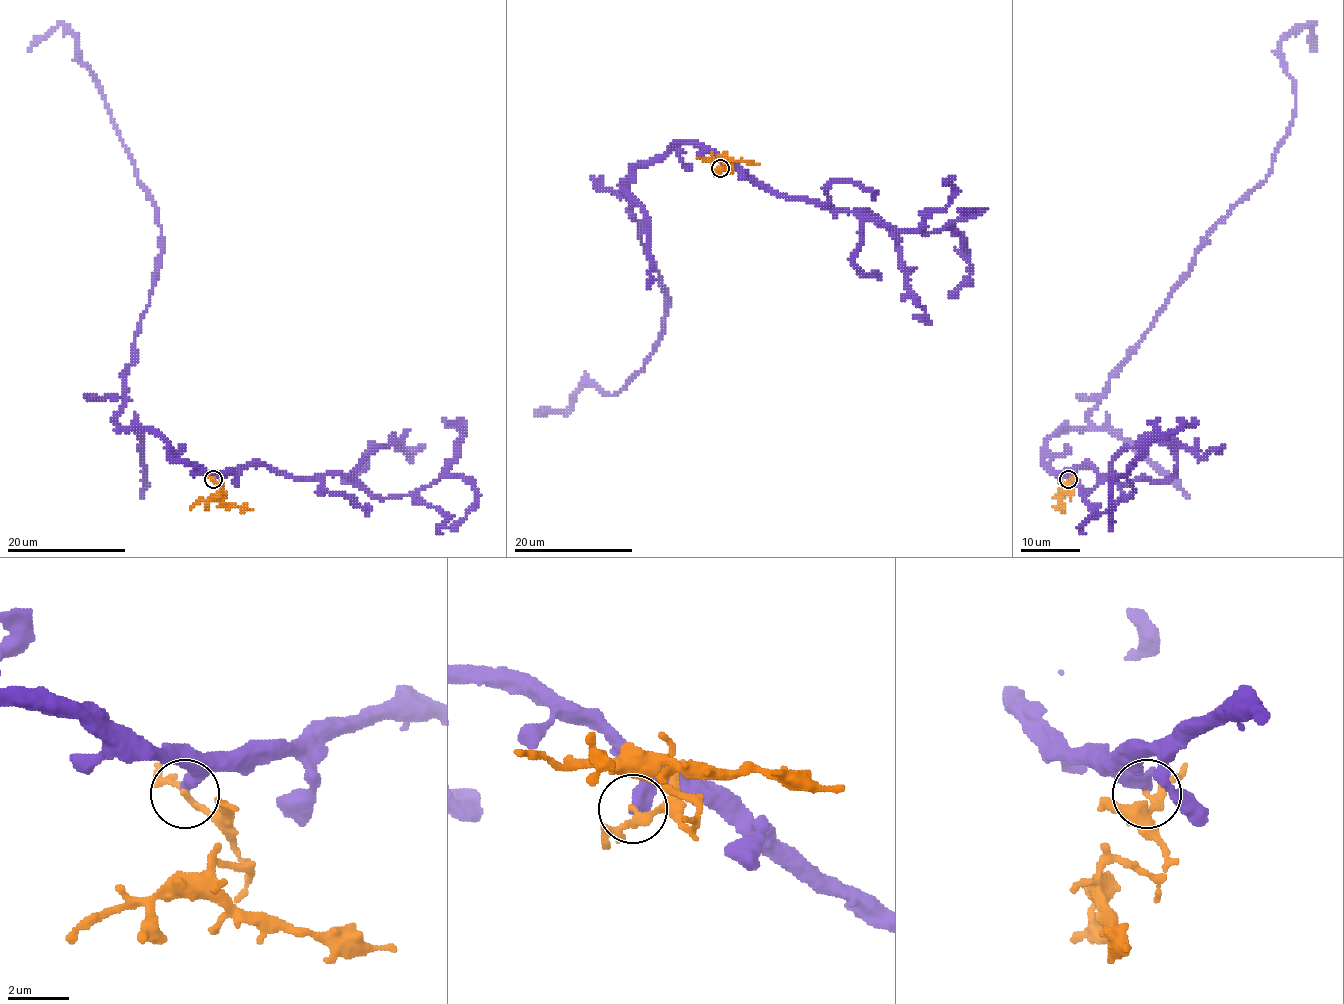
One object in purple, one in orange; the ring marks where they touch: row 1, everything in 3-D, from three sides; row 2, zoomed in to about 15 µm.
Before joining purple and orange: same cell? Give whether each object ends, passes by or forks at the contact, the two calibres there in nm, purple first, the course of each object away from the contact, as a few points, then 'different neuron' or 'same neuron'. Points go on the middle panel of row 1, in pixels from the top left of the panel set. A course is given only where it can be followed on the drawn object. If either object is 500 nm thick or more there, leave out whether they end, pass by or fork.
purple ends; orange passes by; calibres 480 and 200 nm; course purple (720, 168), (674, 142), (634, 169), (664, 330), (618, 393), (588, 379), (533, 416); course orange (720, 168), (730, 172), (732, 168), (726, 160), (729, 159), (760, 165); different neuron

